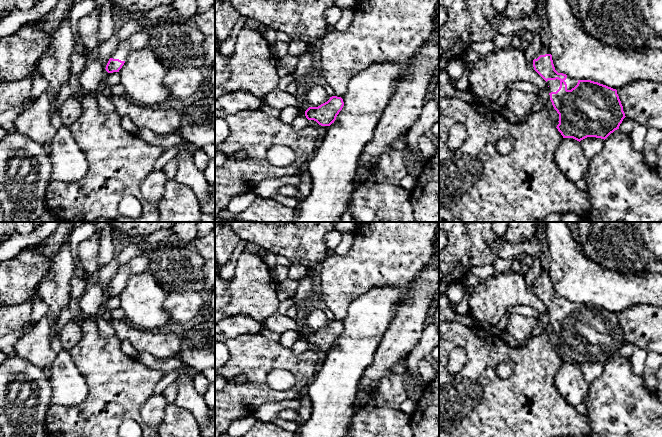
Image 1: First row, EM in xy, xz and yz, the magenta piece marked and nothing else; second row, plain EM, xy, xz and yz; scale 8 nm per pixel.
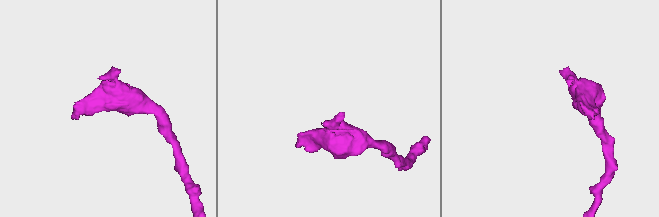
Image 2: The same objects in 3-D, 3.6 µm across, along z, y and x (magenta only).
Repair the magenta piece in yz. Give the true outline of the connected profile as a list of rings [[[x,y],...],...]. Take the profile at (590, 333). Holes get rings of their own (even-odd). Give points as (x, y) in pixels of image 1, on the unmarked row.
[[[543,270],[533,284],[534,294],[547,306],[547,315],[554,333],[559,338],[558,355],[563,362],[581,365],[587,361],[606,363],[619,353],[626,341],[617,314],[591,304],[577,304],[555,294],[551,275]]]

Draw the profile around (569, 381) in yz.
[[[563,362],[555,375],[555,386],[567,403],[579,406],[589,398],[589,383],[583,377],[580,366],[573,362]]]

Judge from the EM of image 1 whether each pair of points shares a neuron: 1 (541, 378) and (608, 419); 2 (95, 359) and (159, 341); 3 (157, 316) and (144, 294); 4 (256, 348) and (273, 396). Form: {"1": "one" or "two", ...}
{"1": "two", "2": "two", "3": "one", "4": "one"}

